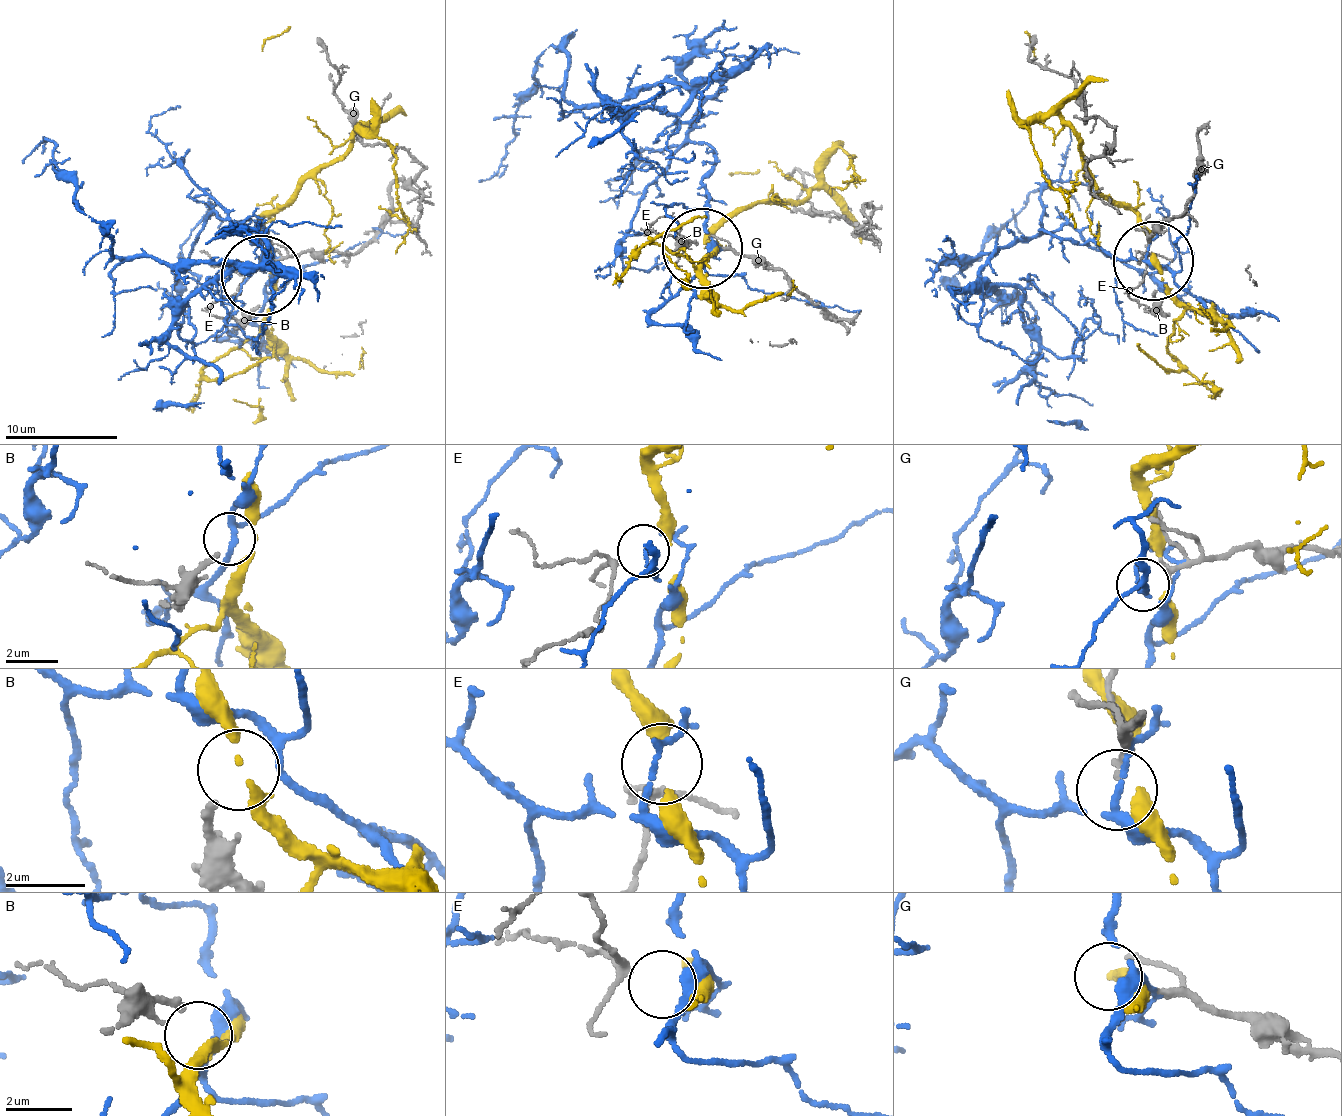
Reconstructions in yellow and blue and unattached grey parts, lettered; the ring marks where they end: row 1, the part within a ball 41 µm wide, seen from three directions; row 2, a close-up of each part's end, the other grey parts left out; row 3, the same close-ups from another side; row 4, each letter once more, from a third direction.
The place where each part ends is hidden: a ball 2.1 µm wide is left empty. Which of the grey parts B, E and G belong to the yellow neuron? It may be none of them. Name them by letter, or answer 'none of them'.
E

